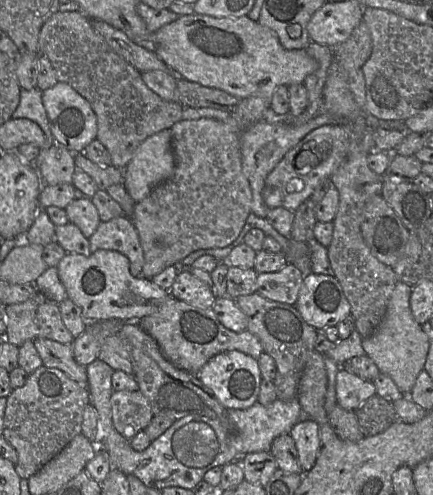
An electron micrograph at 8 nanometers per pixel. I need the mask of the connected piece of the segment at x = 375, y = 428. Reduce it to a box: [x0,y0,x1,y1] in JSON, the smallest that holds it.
[354,395,399,437]

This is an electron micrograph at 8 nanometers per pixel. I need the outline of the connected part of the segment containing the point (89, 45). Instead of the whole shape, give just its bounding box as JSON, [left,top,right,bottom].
[38,11,184,169]

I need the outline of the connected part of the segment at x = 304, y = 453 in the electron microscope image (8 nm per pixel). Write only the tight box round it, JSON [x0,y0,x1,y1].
[289,420,320,471]

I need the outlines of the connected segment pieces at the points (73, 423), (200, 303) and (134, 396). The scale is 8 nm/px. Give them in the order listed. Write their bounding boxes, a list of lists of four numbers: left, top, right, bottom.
[[3,366,90,479],[168,271,217,308],[110,390,154,441]]

